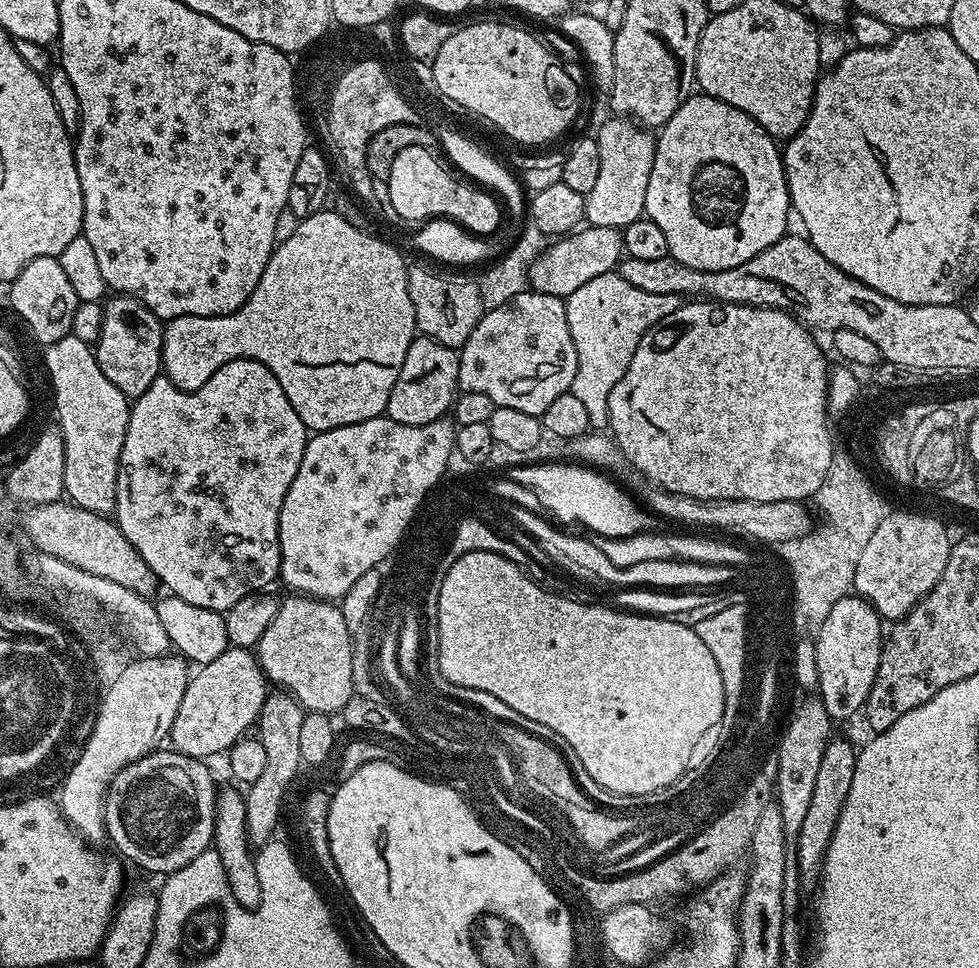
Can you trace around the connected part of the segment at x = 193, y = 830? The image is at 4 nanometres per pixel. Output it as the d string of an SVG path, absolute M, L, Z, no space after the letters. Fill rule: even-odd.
M157 750L149 756L130 762L108 784L108 795L104 798L104 826L107 839L121 852L129 865L137 864L148 872L167 874L182 870L186 862L194 862L198 854L213 847L215 834L218 785L203 759L184 756L175 750Z

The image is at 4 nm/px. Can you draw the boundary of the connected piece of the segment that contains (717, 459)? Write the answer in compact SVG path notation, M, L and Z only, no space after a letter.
M703 298L681 303L674 314L662 318L638 342L634 358L618 386L610 390L611 435L620 448L620 455L633 464L657 489L689 496L695 500L749 500L750 502L782 502L812 498L822 486L830 467L834 449L832 432L828 429L828 374L830 363L816 345L817 337L805 328L795 316L781 308L755 308L752 304L721 304Z

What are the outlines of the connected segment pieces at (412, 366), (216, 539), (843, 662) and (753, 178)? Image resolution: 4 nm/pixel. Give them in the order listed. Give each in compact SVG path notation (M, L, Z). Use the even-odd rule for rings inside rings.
M417 335L410 350L406 350L406 362L398 370L398 382L390 390L386 415L394 422L402 422L402 426L426 426L426 422L441 419L453 407L458 395L459 365L457 349L442 346L442 342L434 342L429 336Z
M231 360L226 366L218 369L198 390L183 392L169 382L168 377L161 374L156 377L149 388L141 396L135 397L130 404L130 422L126 426L126 442L122 442L120 469L118 470L118 498L114 519L117 526L126 534L130 546L142 554L142 562L154 570L157 581L168 587L167 591L183 602L193 606L202 606L221 614L230 610L234 602L242 602L252 592L267 589L268 584L276 584L280 575L280 515L282 502L286 502L286 490L290 490L290 482L294 482L294 474L298 474L298 466L302 466L302 454L308 445L310 429L298 418L294 406L290 406L290 398L286 398L286 390L278 383L278 378L270 374L270 370L257 360Z
M855 594L846 595L840 601L835 602L829 616L818 625L820 638L818 637L815 641L818 664L818 699L826 706L826 714L830 714L834 722L848 720L855 712L857 715L863 709L866 698L870 694L870 686L874 686L874 678L880 661L882 647L880 627L882 627L882 621L879 614L861 596Z
M689 95L684 105L664 123L656 136L654 166L650 170L650 182L646 185L644 216L658 222L658 227L662 229L662 235L666 238L668 254L694 270L706 270L707 272L730 270L734 266L742 266L742 262L750 262L750 258L754 258L754 254L762 254L762 250L766 250L766 246L774 246L774 242L778 242L789 231L788 183L784 173L784 158L777 141L769 132L762 130L762 126L758 126L758 122L754 122L754 118L750 118L750 114L742 114L742 110L734 110L734 106L726 106L726 102L713 96Z

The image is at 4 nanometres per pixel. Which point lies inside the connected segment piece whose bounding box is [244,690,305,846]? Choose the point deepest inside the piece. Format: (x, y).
(280, 722)

